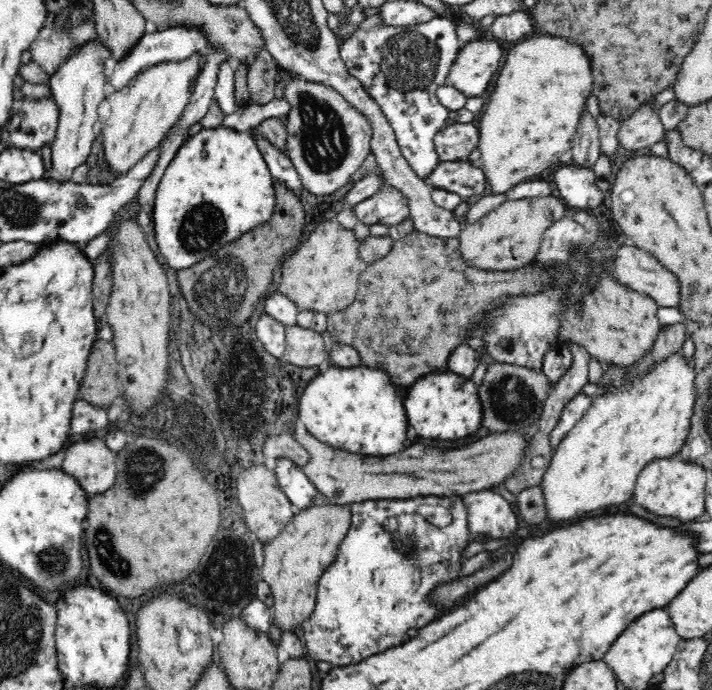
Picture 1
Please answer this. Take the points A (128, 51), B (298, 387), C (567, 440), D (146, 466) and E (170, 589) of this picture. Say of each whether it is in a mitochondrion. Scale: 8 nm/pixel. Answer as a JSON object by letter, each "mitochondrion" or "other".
{"A":"other","B":"other","C":"other","D":"mitochondrion","E":"other"}

